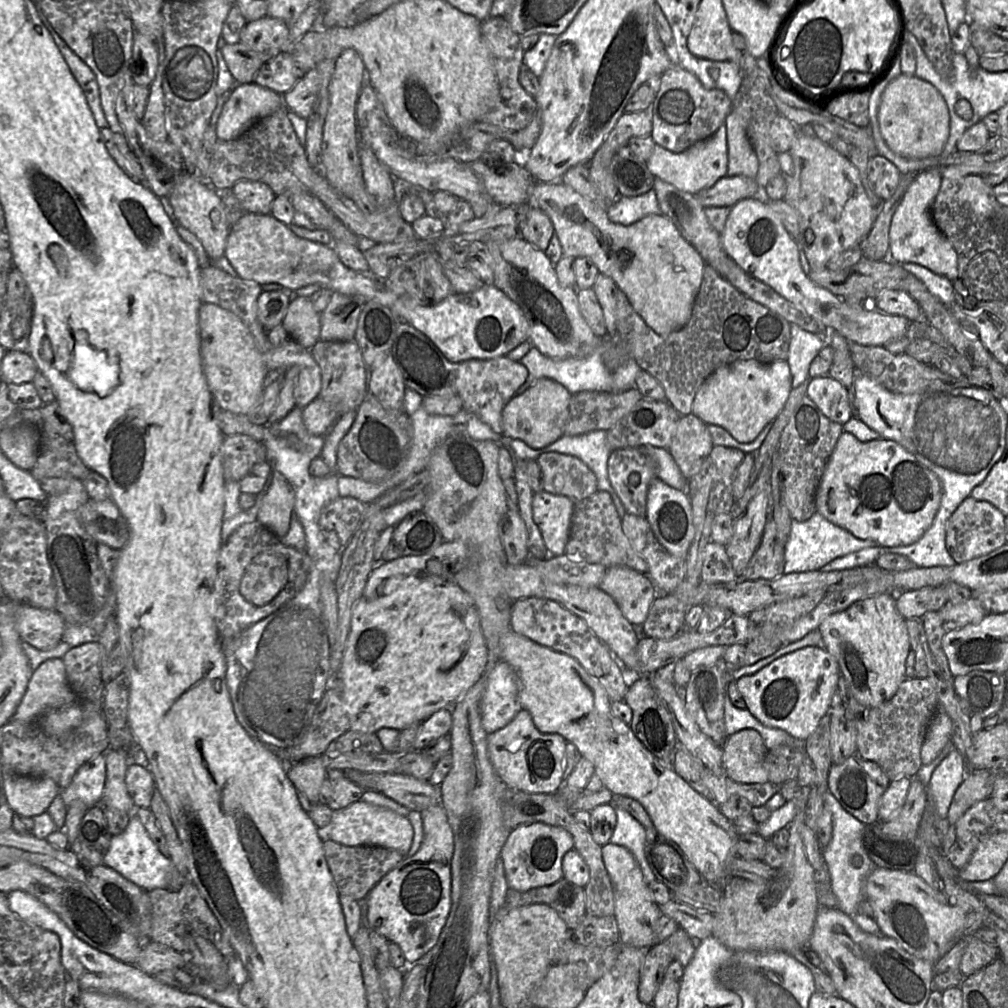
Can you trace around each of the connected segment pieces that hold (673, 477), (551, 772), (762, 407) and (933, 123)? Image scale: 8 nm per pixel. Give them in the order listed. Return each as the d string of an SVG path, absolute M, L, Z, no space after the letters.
M641 445L637 448L655 462L657 477L677 490L686 491L688 479L683 476L668 449L653 447L650 445Z
M521 709L505 727L487 736L488 756L500 779L509 787L527 793L554 793L561 788L565 746L566 740L560 734L540 732L525 709Z
M741 360L717 368L700 386L693 400L692 412L707 425L727 430L738 442L752 442L763 428L774 421L792 390L787 361L771 364Z
M901 74L886 86L880 98L877 120L887 146L907 158L939 156L949 135L949 112L942 94L915 75Z

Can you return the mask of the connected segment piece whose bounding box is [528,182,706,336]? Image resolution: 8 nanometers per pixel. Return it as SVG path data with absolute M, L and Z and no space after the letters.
M535 182L531 188L528 204L543 210L551 218L564 255L591 259L600 273L615 281L636 313L657 334L668 336L689 322L706 263L669 218L659 214L648 215L631 225L614 223L608 218L605 208L561 182Z

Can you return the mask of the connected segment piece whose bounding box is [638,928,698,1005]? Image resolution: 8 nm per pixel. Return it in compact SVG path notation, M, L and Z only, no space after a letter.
M678 928L666 940L647 949L640 970L638 986L640 1002L652 1005L654 996L664 979L666 968L675 960L680 942L686 941L691 941L694 946L698 942L692 939L682 928Z

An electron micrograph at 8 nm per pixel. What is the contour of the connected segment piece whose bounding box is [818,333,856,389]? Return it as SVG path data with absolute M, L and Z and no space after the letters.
M830 333L831 337L826 336L824 334L818 336L824 338L827 344L834 349L833 361L829 369L828 375L833 379L837 380L838 382L840 382L845 388L850 388L853 385L856 370L848 350L848 341L844 337L836 333Z

